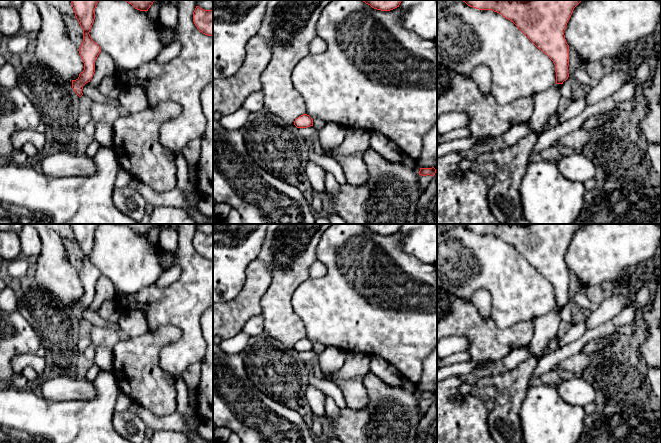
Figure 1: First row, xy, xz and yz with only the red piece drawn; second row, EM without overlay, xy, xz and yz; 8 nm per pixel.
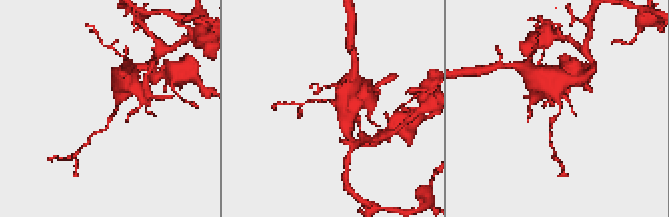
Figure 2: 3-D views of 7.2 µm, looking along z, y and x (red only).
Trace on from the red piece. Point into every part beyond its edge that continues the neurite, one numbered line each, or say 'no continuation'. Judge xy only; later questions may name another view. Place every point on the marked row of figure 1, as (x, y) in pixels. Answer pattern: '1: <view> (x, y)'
no continuation

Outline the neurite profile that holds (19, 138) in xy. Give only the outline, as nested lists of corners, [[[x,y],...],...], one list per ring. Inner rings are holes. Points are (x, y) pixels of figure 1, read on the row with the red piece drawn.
[[[20,130],[13,134],[11,141],[15,152],[21,151],[23,145],[27,142],[40,150],[45,145],[46,135],[34,130]]]

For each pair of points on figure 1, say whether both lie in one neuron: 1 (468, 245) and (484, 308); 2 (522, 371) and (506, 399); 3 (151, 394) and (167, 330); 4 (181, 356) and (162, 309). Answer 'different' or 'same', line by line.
1: different
2: same
3: same
4: same

